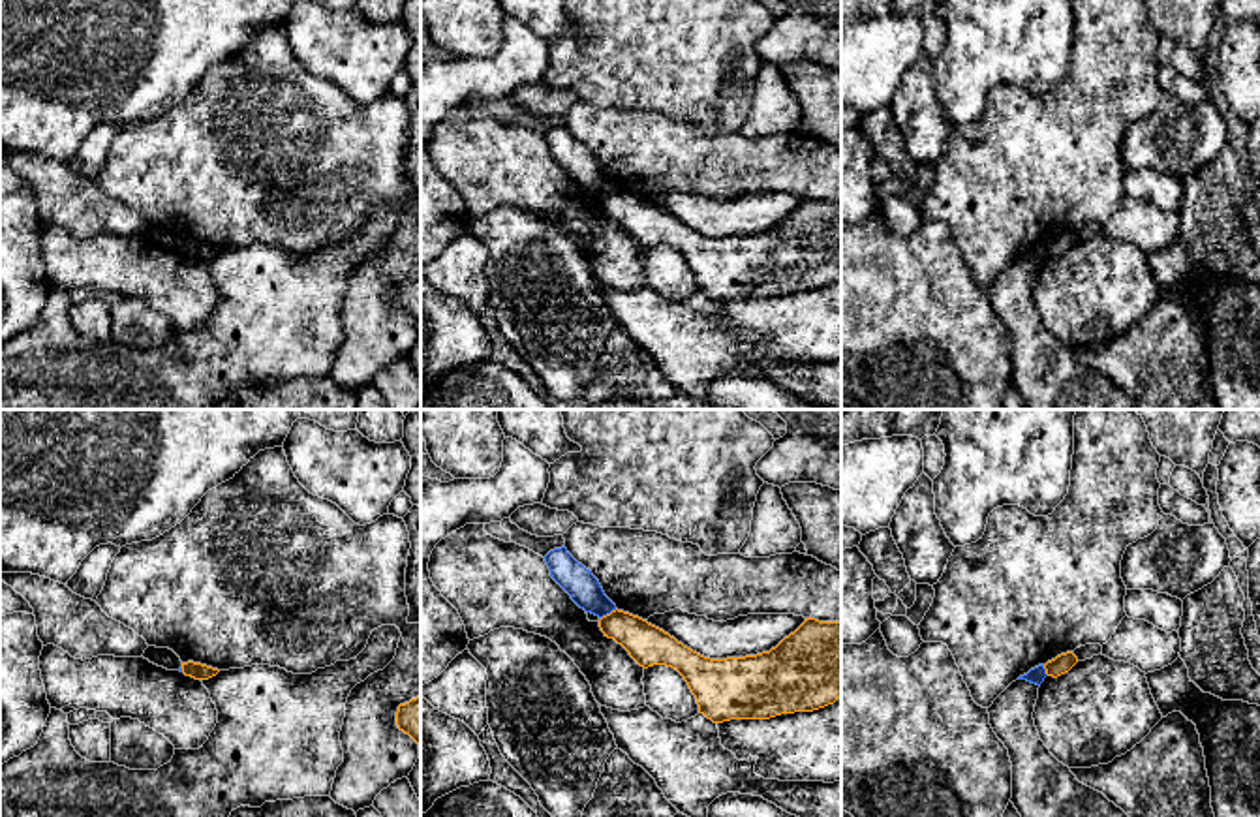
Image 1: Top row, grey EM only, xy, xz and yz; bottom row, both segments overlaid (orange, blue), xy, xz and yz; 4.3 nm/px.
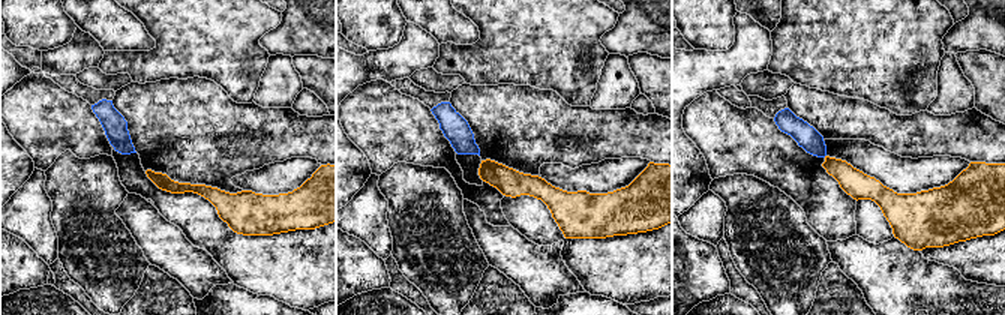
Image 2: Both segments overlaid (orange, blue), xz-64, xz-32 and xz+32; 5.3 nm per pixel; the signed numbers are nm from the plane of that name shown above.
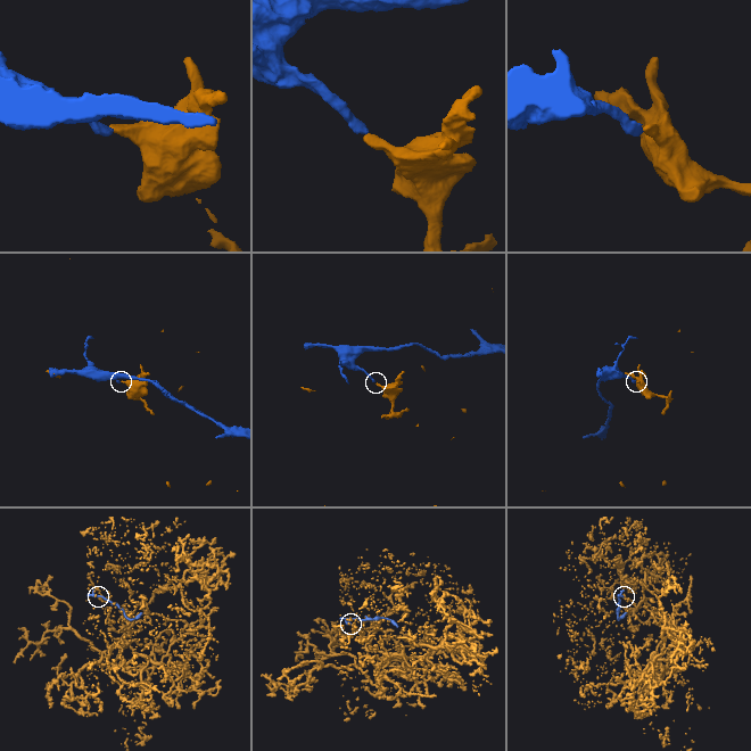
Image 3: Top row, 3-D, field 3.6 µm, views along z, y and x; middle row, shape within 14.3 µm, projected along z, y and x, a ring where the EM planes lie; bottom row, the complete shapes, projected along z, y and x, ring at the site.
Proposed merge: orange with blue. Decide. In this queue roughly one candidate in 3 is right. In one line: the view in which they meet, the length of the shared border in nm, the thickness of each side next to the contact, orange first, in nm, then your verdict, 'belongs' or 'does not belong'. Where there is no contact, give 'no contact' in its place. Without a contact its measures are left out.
meets orange in xz; contact 80 nm long; 170 nm thick on the orange side, 140 nm on the other; does not belong

